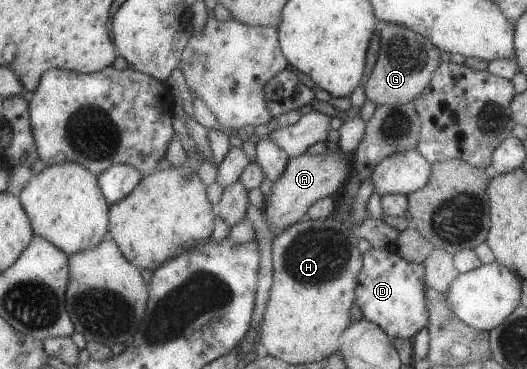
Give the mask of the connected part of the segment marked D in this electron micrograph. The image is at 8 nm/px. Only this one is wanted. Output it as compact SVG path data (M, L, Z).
M393 246L371 247L362 254L362 263L353 292L363 318L382 329L390 340L412 340L415 333L427 327L428 323L424 268L420 264L404 261Z

